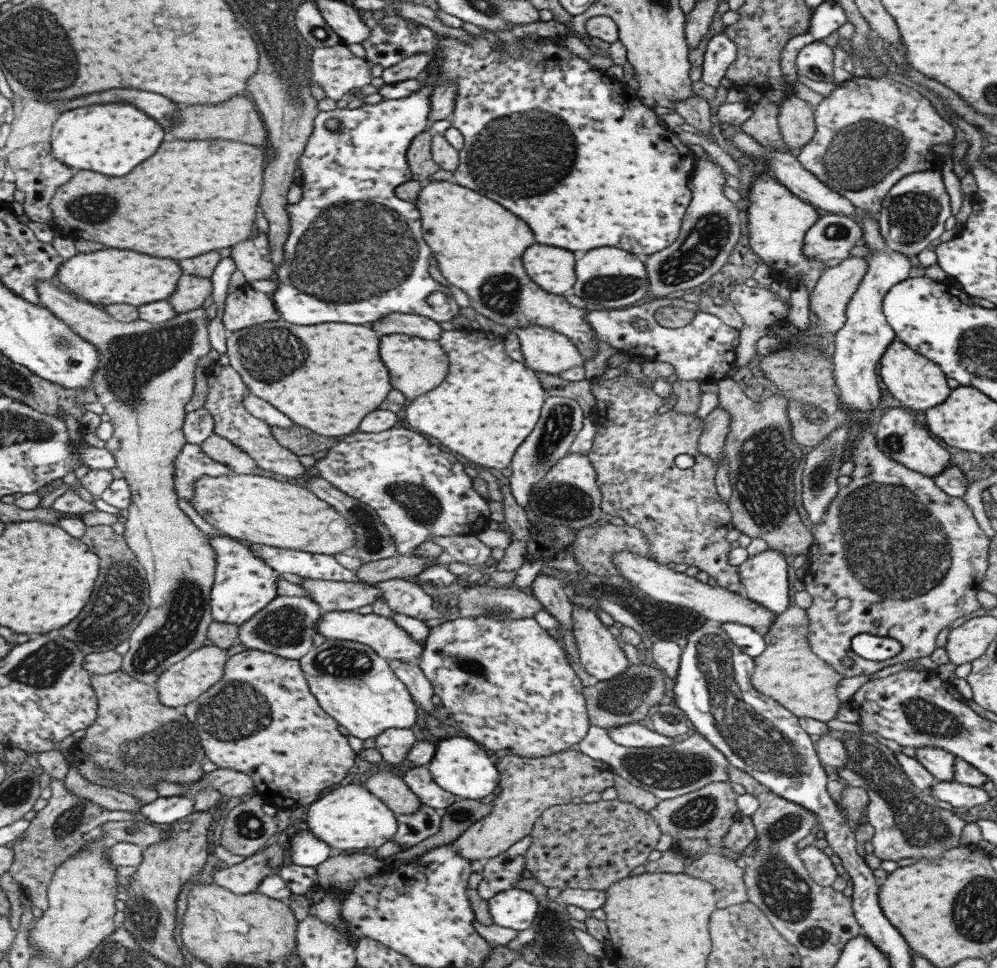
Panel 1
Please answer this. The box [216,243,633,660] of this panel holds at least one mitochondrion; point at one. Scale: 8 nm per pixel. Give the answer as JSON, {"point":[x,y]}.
{"point":[270,354]}

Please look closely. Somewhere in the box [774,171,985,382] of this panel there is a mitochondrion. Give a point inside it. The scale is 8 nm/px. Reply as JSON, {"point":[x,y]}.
{"point":[911,215]}

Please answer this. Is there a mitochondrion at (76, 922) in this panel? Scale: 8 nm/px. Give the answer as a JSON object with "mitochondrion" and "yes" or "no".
{"mitochondrion":"no"}

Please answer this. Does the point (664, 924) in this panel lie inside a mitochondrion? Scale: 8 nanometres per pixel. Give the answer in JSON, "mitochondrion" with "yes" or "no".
{"mitochondrion":"no"}

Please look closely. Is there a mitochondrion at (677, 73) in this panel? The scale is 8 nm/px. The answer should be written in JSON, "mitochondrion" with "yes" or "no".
{"mitochondrion":"no"}

